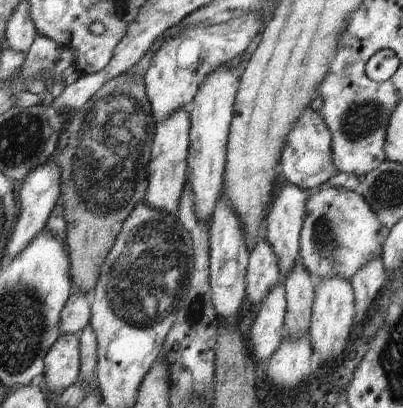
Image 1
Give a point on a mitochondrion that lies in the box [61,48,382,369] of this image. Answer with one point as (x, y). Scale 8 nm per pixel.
(149, 269)

